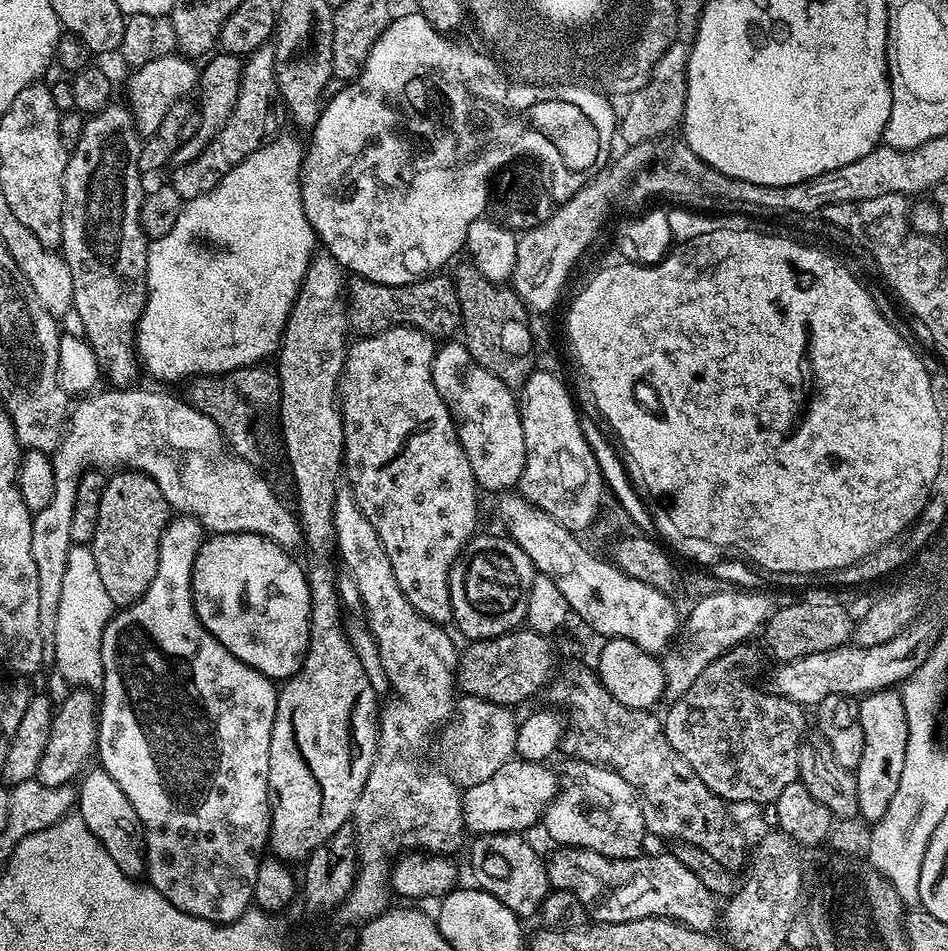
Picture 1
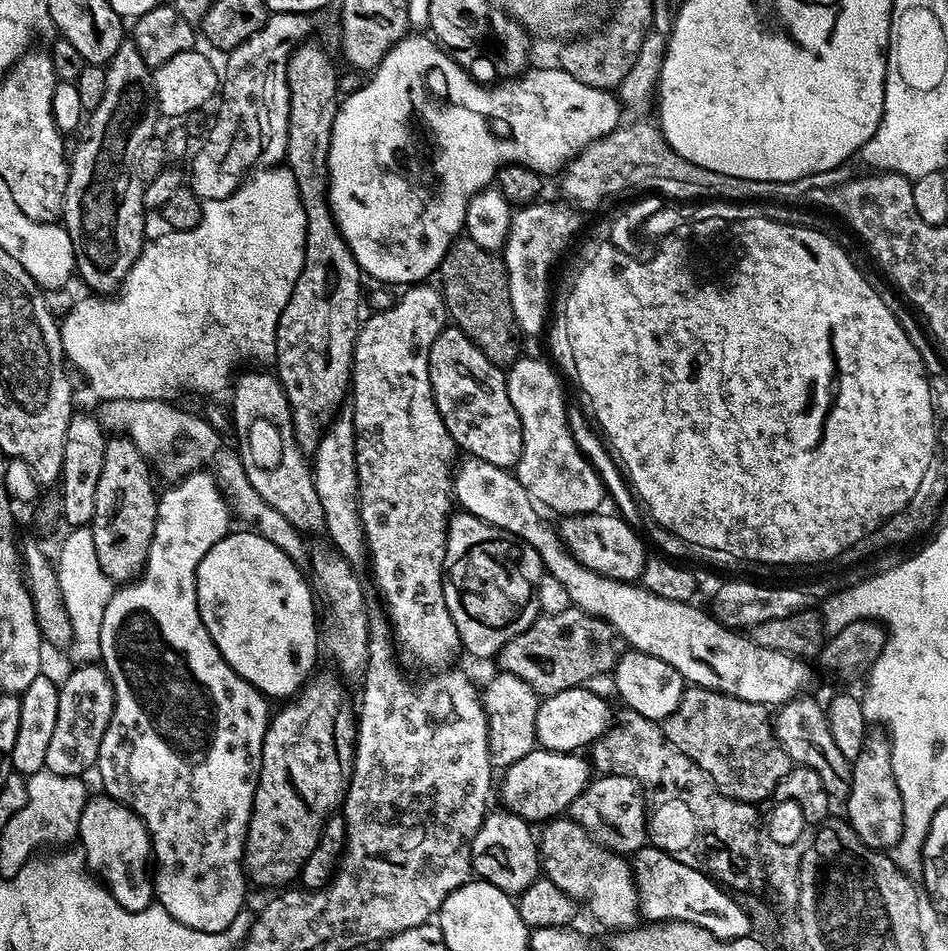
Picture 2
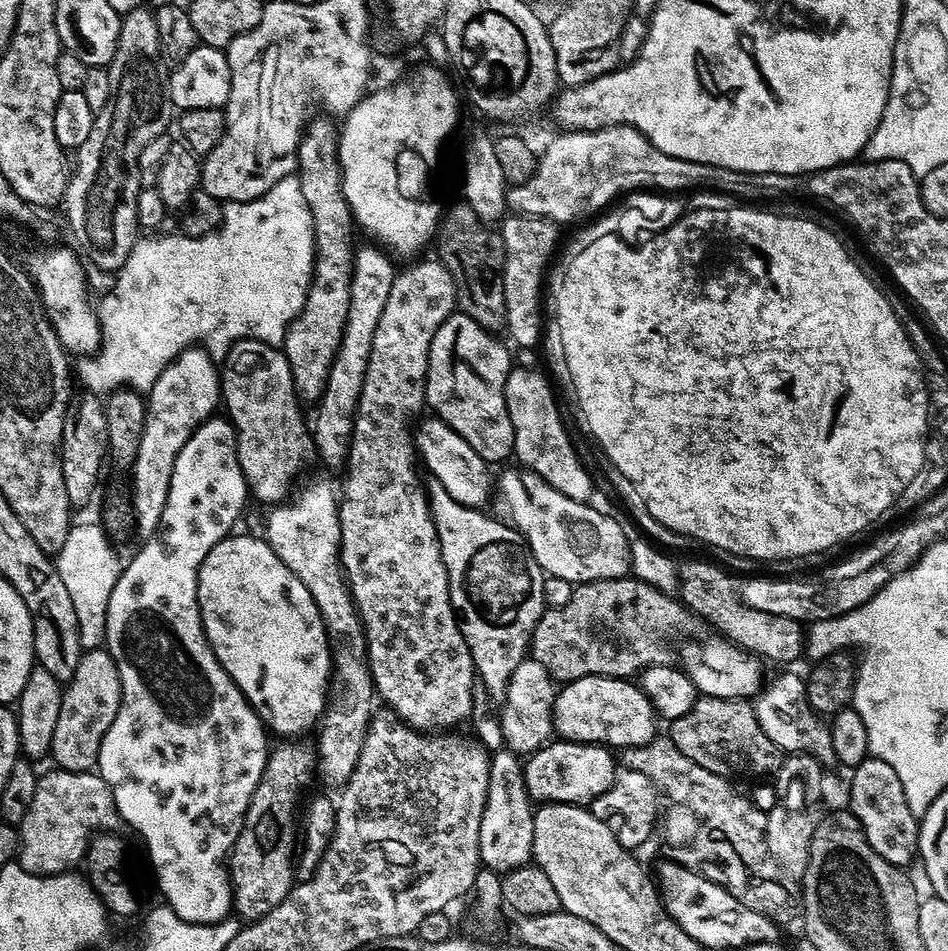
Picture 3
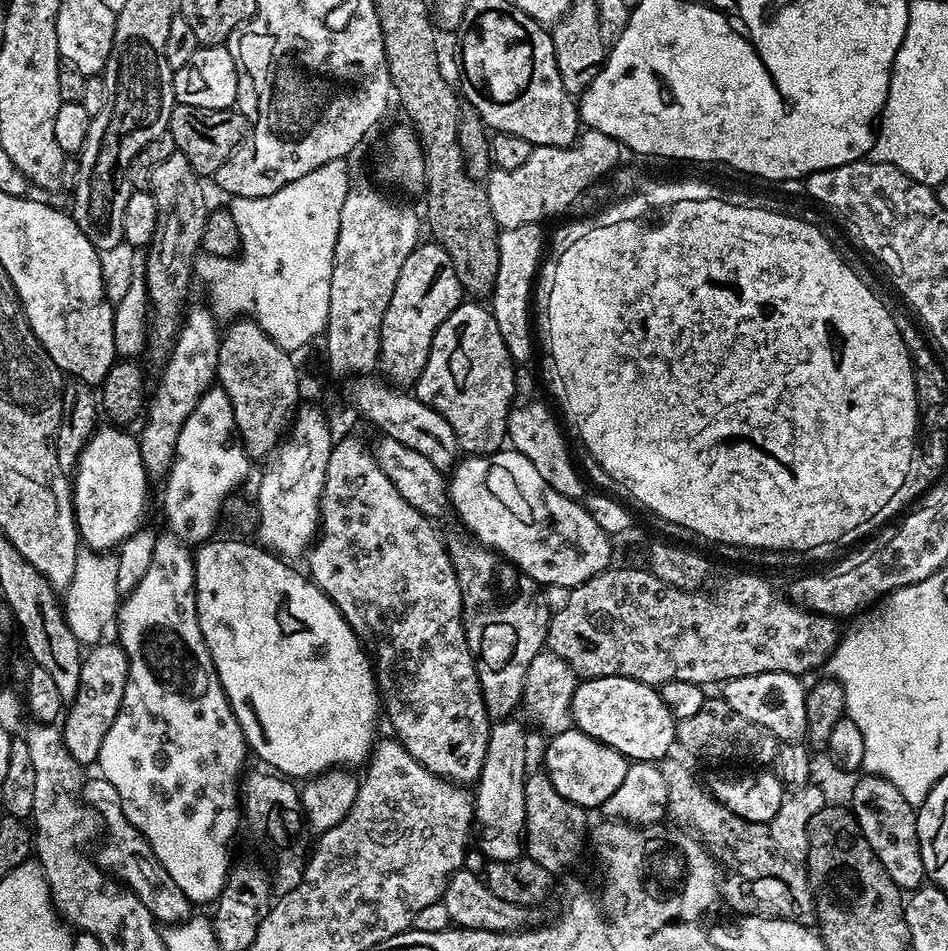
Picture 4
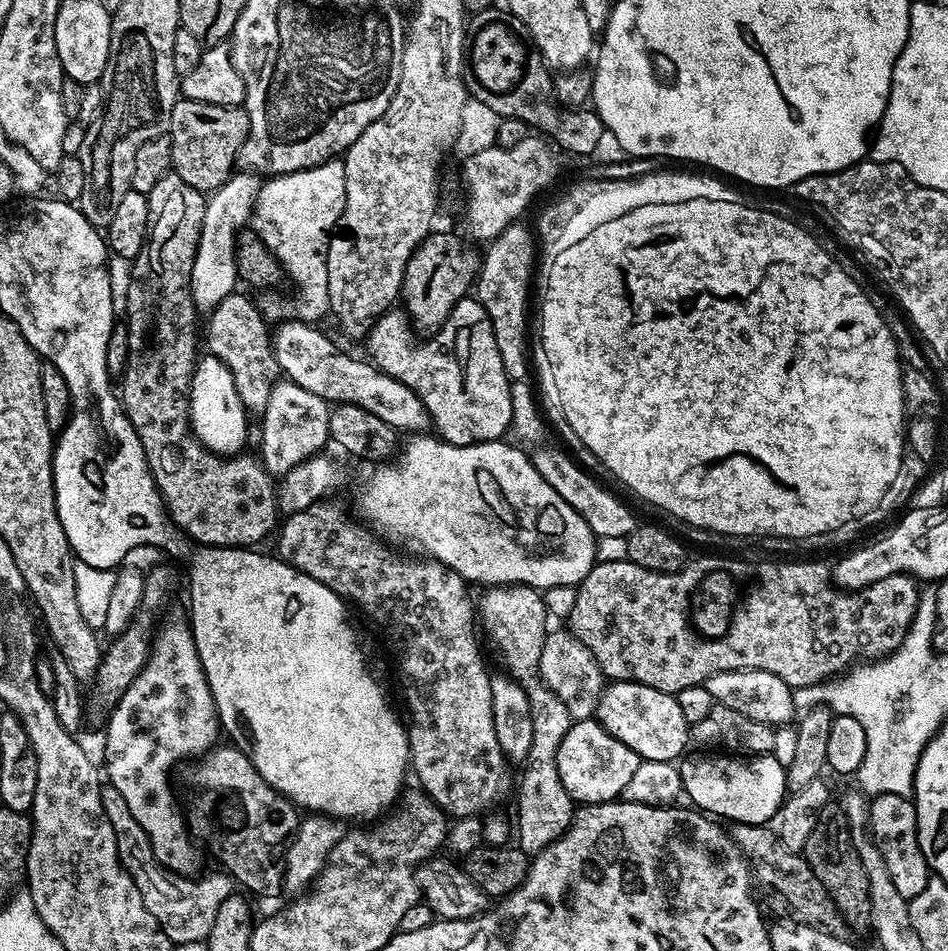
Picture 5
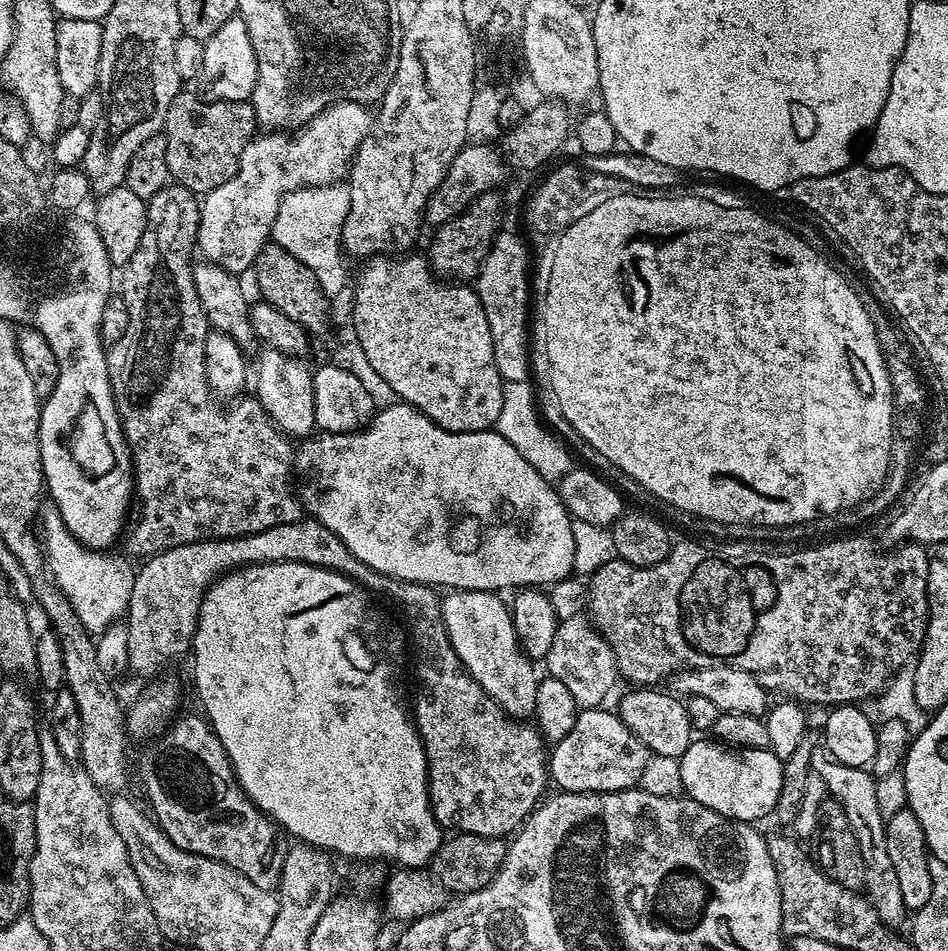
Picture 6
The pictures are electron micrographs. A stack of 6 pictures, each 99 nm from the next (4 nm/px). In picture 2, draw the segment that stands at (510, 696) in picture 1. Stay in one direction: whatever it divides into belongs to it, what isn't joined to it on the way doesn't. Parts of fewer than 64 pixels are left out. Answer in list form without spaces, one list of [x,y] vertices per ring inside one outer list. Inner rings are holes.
[[[573,606],[562,610],[562,614],[541,614],[537,616],[535,622],[522,634],[510,638],[510,642],[506,642],[506,646],[502,646],[498,657],[498,663],[500,663],[498,668],[501,672],[509,672],[518,678],[522,678],[522,682],[529,684],[535,690],[536,695],[543,698],[558,694],[562,690],[587,685],[592,682],[588,680],[594,679],[599,672],[611,673],[625,648],[624,641],[605,620]]]

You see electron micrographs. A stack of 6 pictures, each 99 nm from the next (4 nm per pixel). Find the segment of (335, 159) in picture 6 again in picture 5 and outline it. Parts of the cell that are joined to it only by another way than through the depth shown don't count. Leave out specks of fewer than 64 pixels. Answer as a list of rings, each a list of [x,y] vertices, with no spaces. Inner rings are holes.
[[[240,170],[207,197],[202,218],[202,234],[192,271],[192,297],[196,303],[197,313],[211,312],[218,302],[222,302],[222,298],[233,295],[237,291],[236,245],[238,237],[251,221],[252,210],[256,207],[256,195],[260,192],[261,183],[259,175]]]

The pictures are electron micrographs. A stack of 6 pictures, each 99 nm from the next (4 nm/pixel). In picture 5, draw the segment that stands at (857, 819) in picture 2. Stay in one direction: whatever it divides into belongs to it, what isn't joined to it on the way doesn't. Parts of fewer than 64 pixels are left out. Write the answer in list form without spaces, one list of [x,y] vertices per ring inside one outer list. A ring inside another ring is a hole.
[[[898,794],[871,797],[868,805],[868,831],[886,862],[886,868],[890,870],[890,878],[893,879],[898,894],[902,894],[902,898],[908,901],[922,894],[930,879],[930,869],[918,842],[915,803],[909,797]]]

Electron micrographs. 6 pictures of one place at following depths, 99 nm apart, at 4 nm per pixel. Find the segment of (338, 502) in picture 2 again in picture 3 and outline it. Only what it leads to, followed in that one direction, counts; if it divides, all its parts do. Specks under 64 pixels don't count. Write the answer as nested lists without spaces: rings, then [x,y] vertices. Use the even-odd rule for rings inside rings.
[[[379,246],[371,247],[355,249],[352,258],[350,314],[346,318],[342,342],[326,380],[326,390],[315,405],[316,425],[313,423],[310,428],[315,455],[320,455],[326,467],[336,470],[343,469],[348,463],[356,407],[362,394],[362,382],[366,378],[366,366],[370,362],[370,346],[374,346],[374,330],[378,330],[378,318],[382,318],[382,310],[386,310],[390,286],[394,286],[398,275],[398,268],[392,265],[393,257]]]

